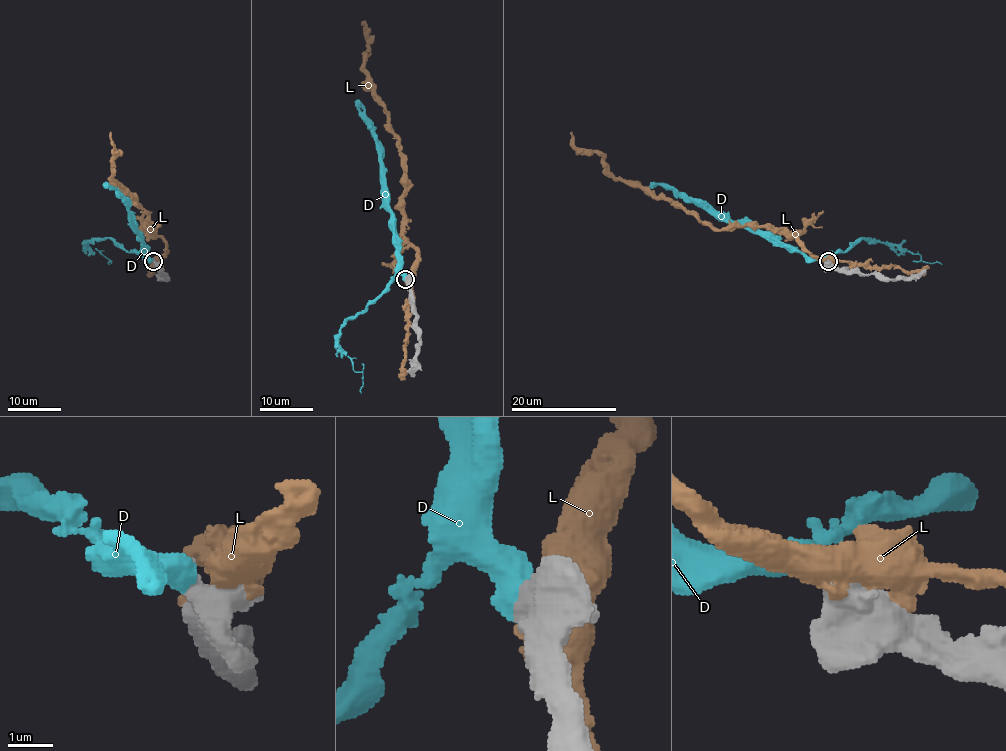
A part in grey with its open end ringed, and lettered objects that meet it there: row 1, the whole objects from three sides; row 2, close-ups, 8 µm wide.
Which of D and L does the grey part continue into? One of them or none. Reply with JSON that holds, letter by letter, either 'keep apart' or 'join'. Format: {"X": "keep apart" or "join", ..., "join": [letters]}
{"D": "join", "L": "keep apart", "join": ["D"]}

